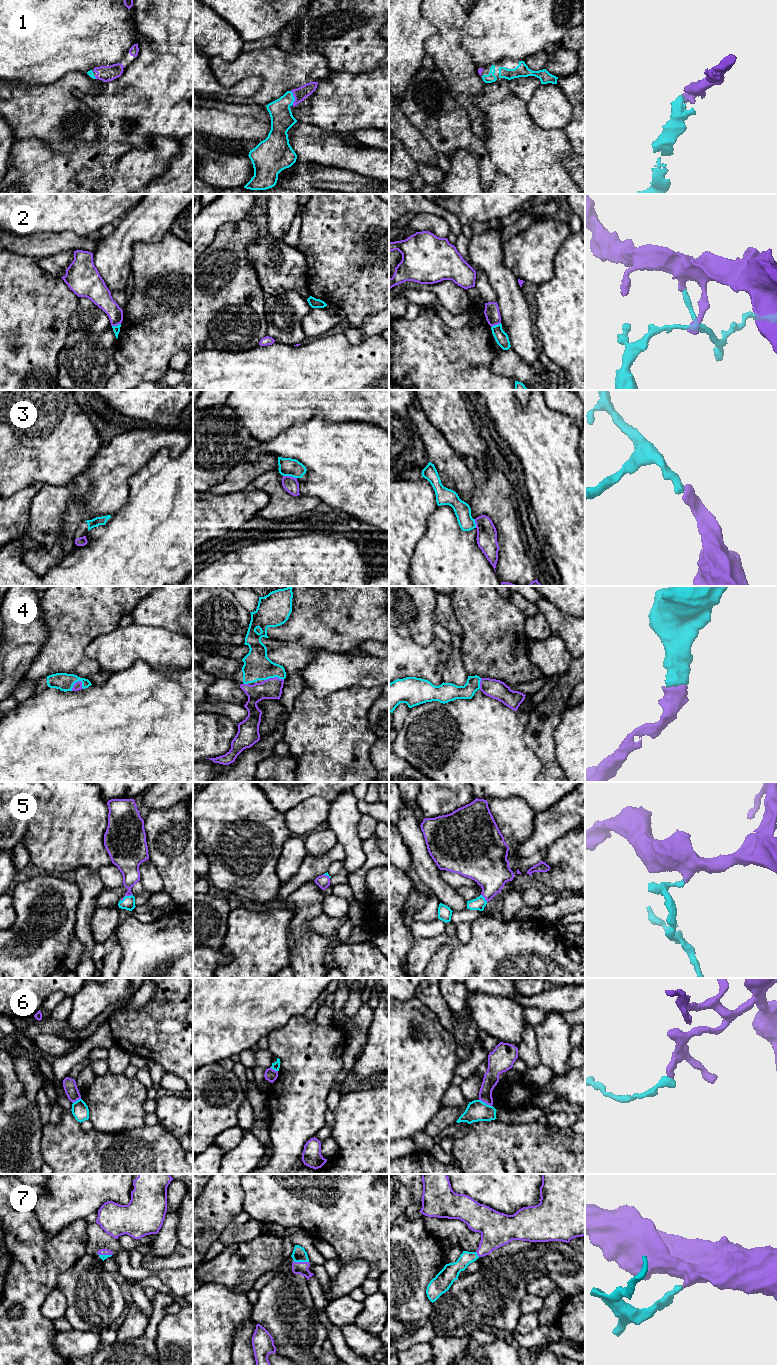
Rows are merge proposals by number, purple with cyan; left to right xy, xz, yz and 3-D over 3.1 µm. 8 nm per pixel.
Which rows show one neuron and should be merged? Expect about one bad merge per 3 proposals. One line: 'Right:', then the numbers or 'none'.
Right: 1, 3, 4, 5, 7

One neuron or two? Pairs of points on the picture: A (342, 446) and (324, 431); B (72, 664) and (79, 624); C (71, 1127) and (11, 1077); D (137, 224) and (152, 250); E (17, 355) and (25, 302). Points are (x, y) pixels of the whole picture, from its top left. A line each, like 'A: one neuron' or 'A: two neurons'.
A: one neuron
B: one neuron
C: two neurons
D: two neurons
E: one neuron

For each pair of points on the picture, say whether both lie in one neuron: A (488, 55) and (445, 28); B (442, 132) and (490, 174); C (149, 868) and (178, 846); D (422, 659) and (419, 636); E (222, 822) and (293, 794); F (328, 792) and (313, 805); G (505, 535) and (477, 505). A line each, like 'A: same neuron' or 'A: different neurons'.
A: different neurons
B: same neuron
C: different neurons
D: different neurons
E: different neurons
F: different neurons
G: same neuron

